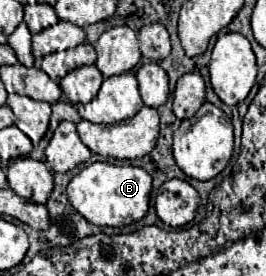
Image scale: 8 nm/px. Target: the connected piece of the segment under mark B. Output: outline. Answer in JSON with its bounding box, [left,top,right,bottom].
[66,162,152,228]

